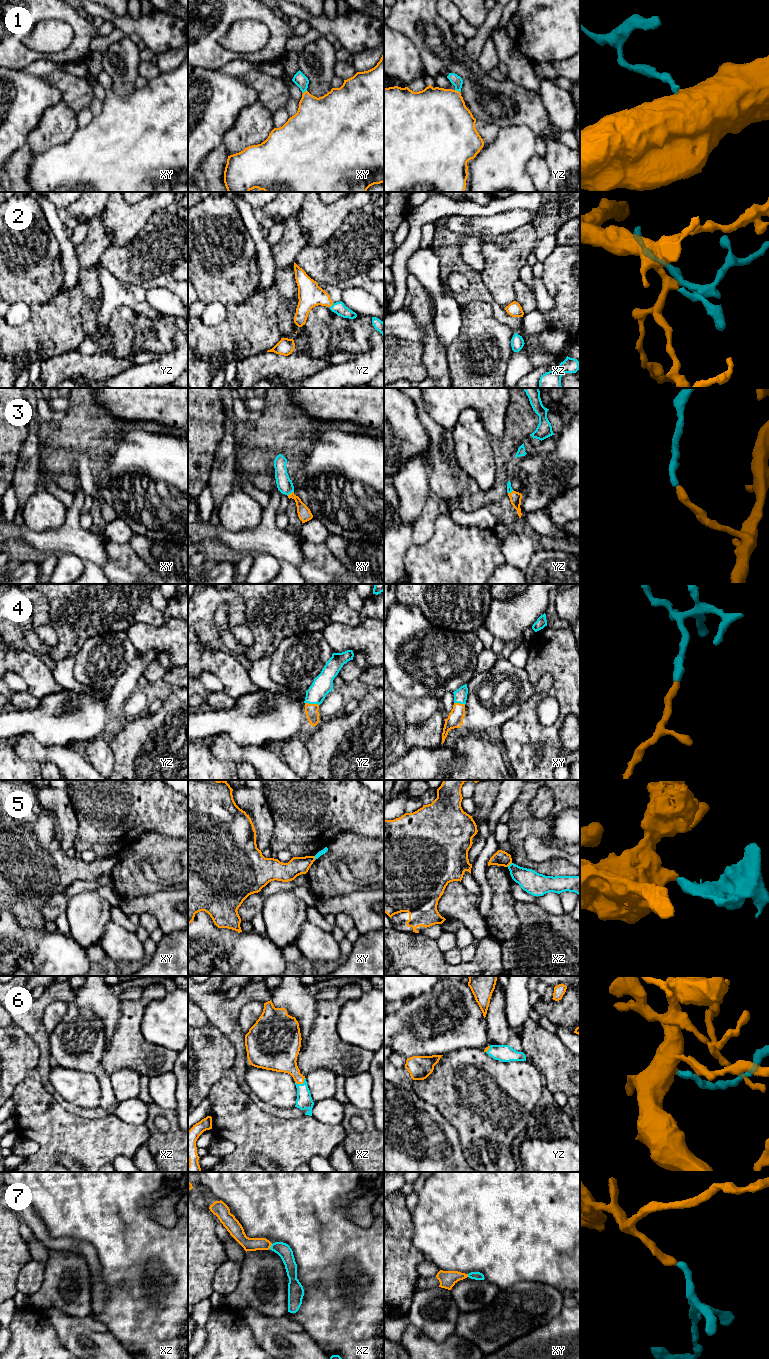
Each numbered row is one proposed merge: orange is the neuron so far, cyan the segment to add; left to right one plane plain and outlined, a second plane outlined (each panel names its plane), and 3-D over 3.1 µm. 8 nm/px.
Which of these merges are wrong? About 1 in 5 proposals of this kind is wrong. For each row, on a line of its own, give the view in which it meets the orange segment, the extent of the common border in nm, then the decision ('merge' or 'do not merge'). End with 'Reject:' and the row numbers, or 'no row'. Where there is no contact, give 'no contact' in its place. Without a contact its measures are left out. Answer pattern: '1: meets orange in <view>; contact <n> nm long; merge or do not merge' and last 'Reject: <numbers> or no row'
1: meets orange in yz; contact 50 nm long; merge
2: meets orange in yz; contact 50 nm long; merge
3: meets orange in xy; contact 70 nm long; merge
4: meets orange in yz; contact 110 nm long; merge
5: meets orange in xz; contact 50 nm long; do not merge
6: meets orange in xz; contact 90 nm long; merge
7: meets orange in xz; contact 50 nm long; merge
Reject: 5

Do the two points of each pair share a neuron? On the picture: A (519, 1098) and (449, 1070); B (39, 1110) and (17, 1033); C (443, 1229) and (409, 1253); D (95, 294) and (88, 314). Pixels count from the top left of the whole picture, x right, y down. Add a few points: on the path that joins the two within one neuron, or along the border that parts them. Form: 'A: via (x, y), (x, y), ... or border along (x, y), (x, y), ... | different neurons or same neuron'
A: via (501, 1096), (498, 1096), (485, 1083), (465, 1082) | same neuron
B: border along (35, 1068), (13, 1091) | different neurons
C: border along (412, 1225), (413, 1236), (411, 1242), (427, 1258) | different neurons
D: via (93, 299), (89, 303), (89, 309) | same neuron

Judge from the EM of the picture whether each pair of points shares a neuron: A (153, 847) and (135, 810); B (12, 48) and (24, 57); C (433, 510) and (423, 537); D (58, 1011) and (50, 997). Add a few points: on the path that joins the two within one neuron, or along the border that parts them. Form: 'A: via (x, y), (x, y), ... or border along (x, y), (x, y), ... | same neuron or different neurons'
A: border along (169, 835), (144, 832), (130, 846) | different neurons
B: via (15, 51), (21, 56) | same neuron
C: via (427, 517), (423, 530) | same neuron
D: border along (67, 1002), (51, 1002), (44, 1010), (42, 1022) | different neurons

